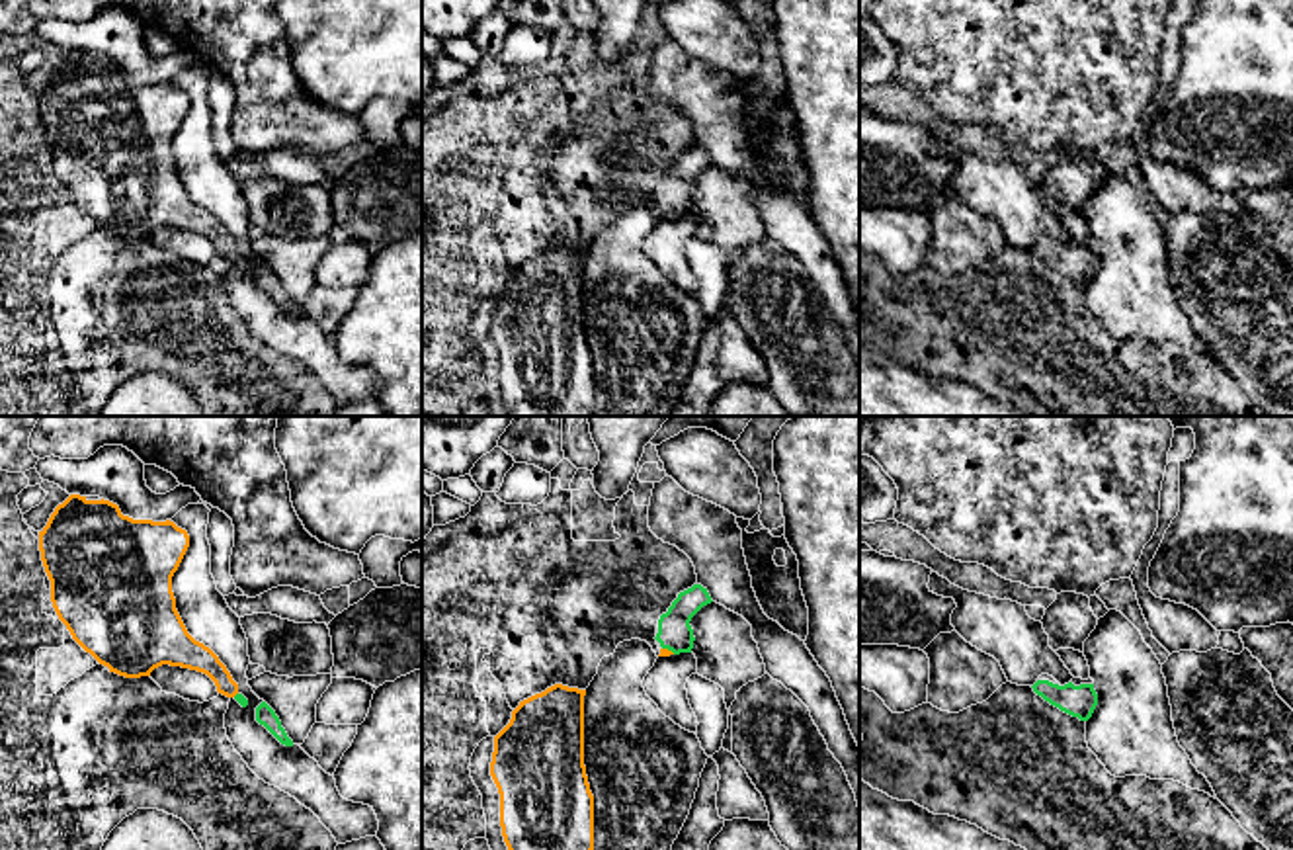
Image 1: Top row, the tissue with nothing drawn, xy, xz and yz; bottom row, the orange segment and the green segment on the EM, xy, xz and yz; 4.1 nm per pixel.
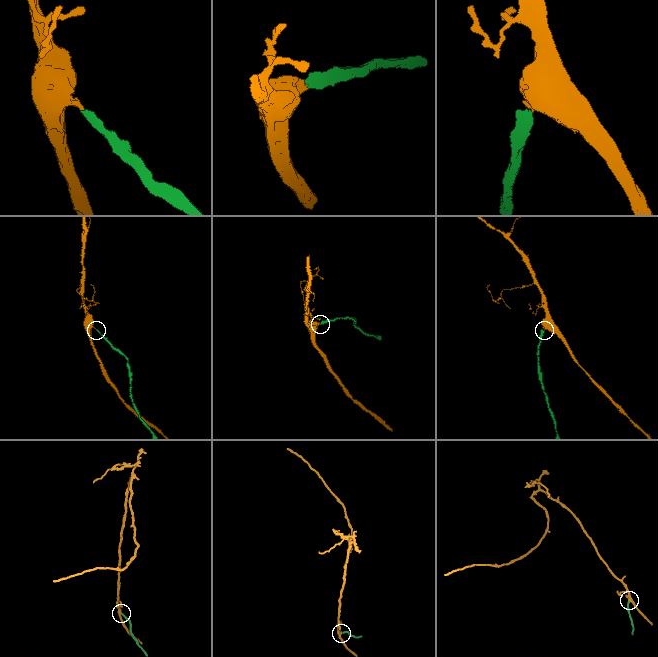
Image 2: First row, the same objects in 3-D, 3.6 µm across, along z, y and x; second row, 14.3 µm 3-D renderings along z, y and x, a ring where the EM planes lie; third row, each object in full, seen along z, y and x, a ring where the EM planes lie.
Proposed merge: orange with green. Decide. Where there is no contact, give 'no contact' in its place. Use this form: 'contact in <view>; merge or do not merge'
contact in xz; merge

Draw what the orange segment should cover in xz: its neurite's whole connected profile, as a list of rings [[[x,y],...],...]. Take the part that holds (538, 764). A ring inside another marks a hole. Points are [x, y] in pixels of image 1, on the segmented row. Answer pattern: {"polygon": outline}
{"polygon": [[[555,684],[512,711],[510,723],[494,737],[490,776],[500,793],[500,827],[508,850],[594,850],[594,795],[584,766],[586,690]]]}

